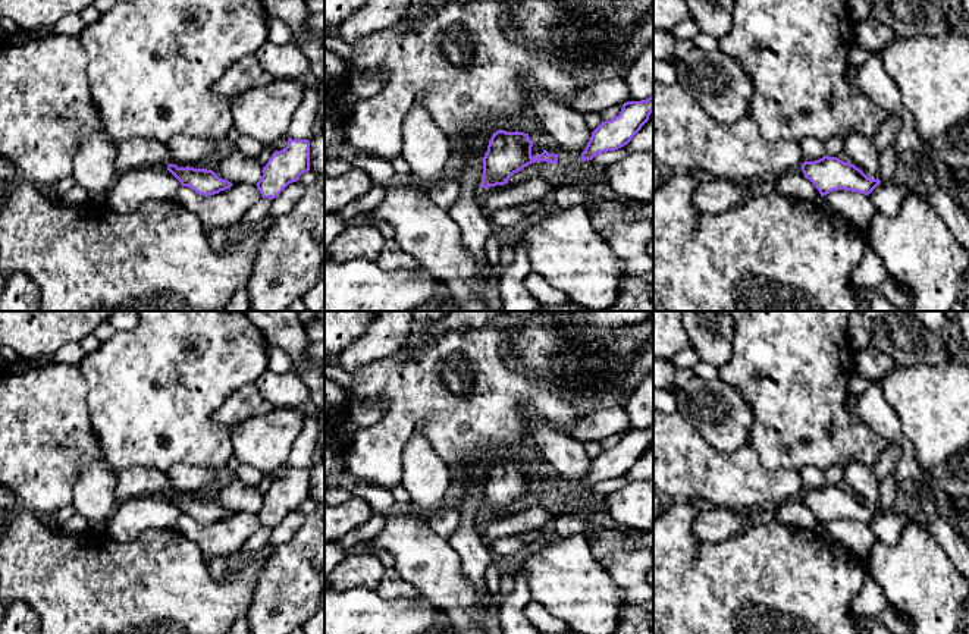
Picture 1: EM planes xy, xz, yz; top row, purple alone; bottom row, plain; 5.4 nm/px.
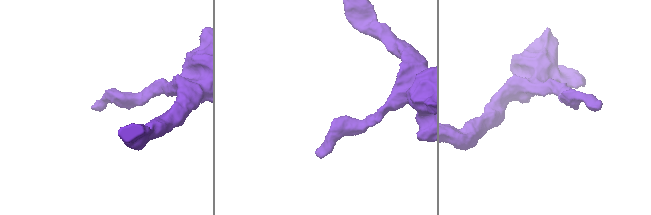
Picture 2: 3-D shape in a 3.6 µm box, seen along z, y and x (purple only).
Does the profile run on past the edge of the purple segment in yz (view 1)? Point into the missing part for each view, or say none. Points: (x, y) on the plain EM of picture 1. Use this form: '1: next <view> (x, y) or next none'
1: next none

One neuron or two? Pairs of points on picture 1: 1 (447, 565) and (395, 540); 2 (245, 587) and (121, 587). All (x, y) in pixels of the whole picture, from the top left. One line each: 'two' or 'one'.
1: one
2: one

